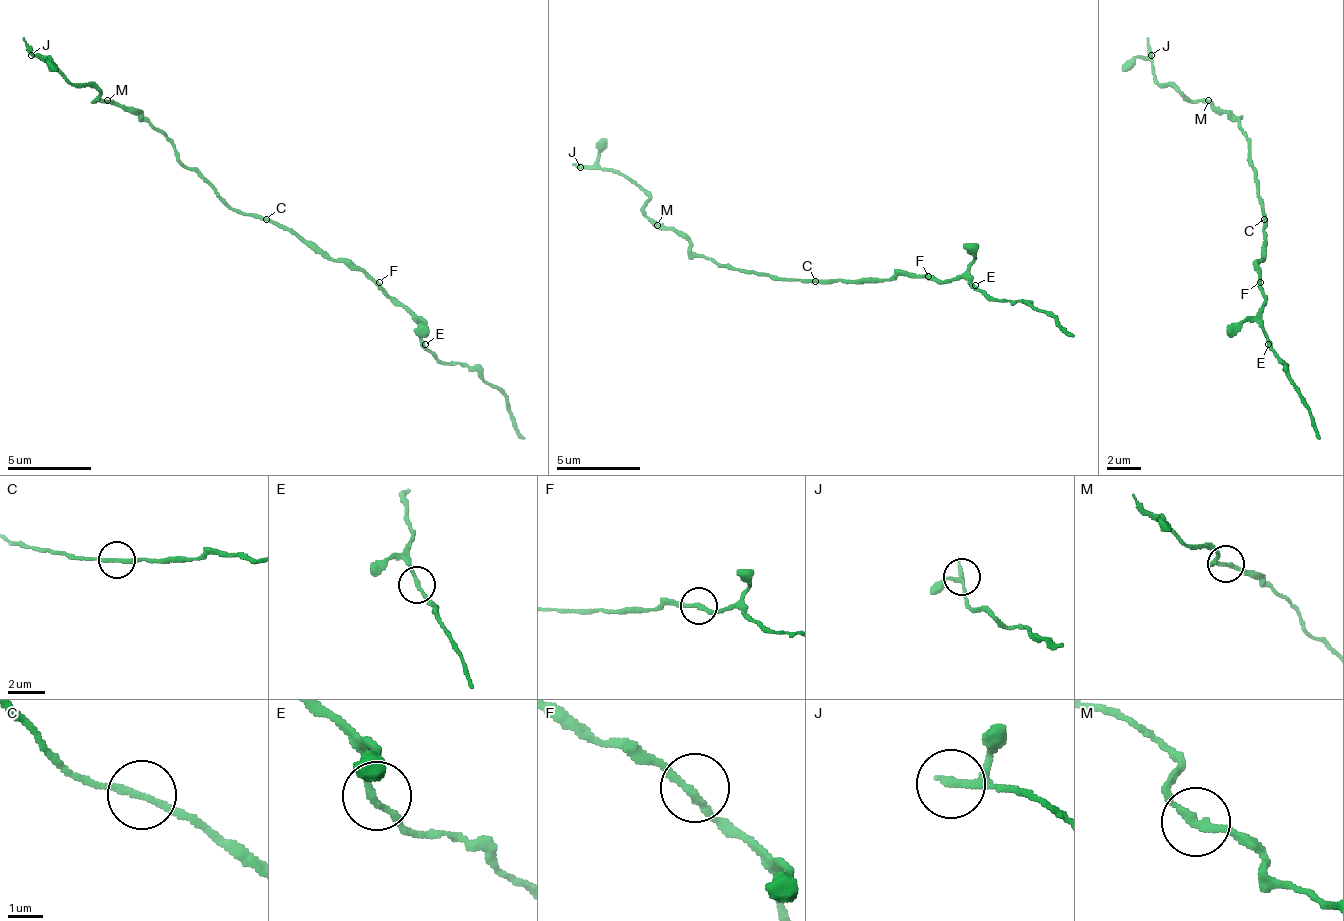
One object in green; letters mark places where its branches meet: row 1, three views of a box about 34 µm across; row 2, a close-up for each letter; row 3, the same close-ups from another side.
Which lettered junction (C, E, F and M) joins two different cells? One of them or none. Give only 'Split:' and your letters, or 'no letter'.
Split: no letter

